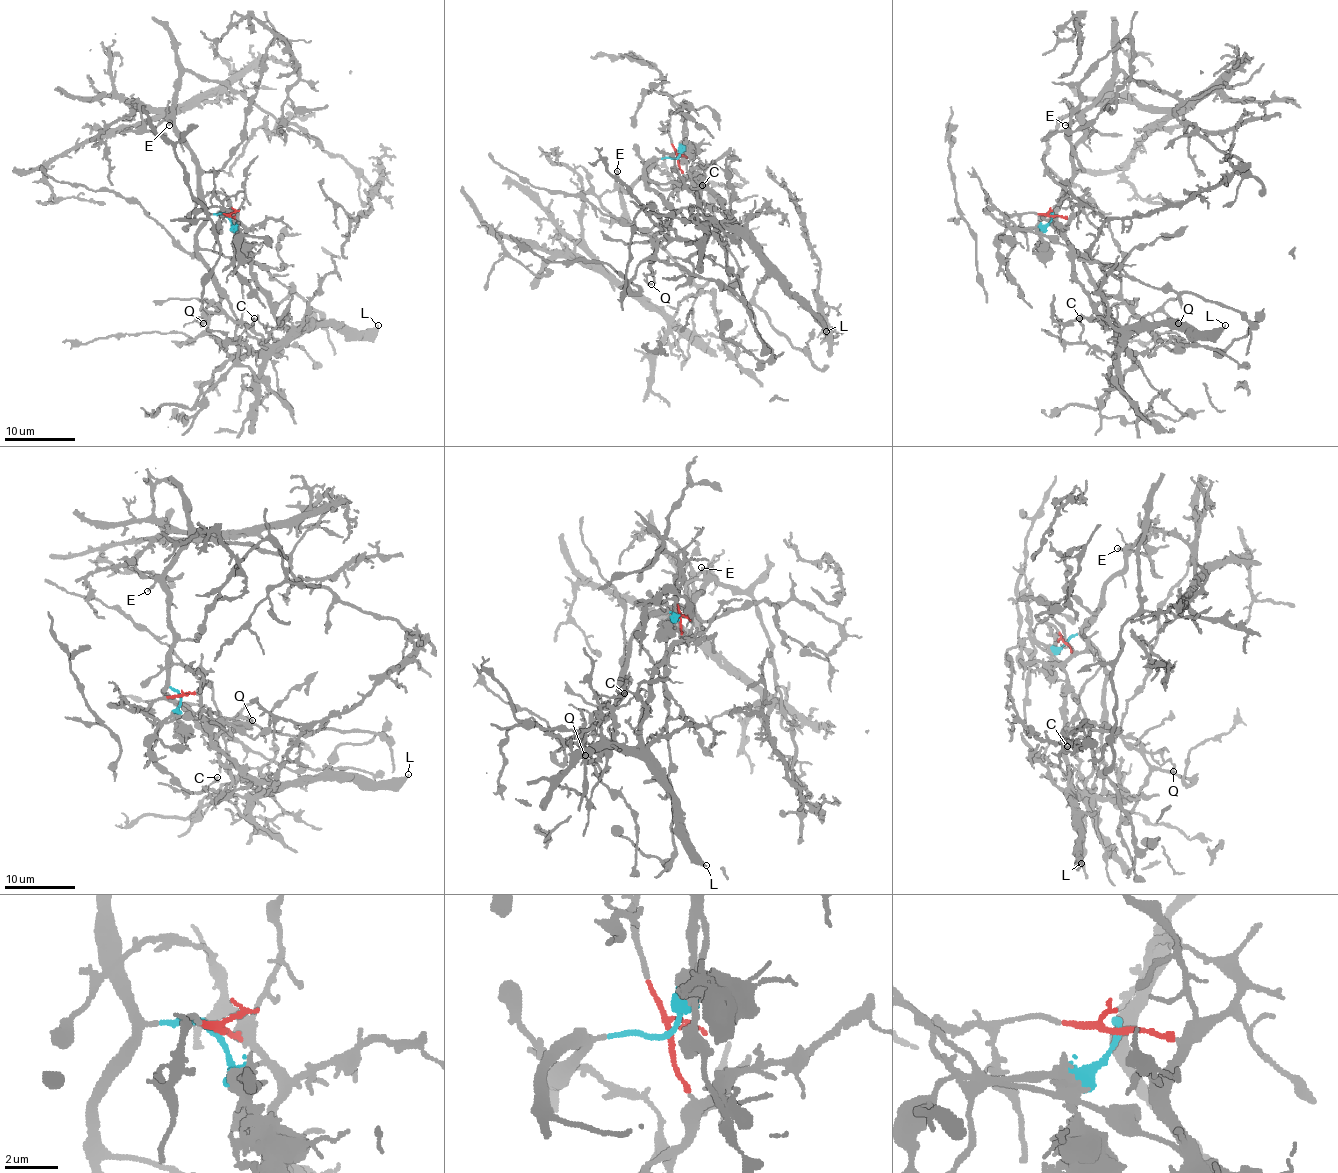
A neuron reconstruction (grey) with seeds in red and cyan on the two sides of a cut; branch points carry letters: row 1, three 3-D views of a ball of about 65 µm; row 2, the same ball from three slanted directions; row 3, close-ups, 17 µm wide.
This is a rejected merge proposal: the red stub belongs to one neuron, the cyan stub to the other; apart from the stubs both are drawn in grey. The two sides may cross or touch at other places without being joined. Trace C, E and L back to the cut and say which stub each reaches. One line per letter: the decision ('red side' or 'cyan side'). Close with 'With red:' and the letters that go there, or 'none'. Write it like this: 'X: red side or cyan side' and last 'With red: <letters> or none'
C: red side
E: cyan side
L: red side
With red: C, L

